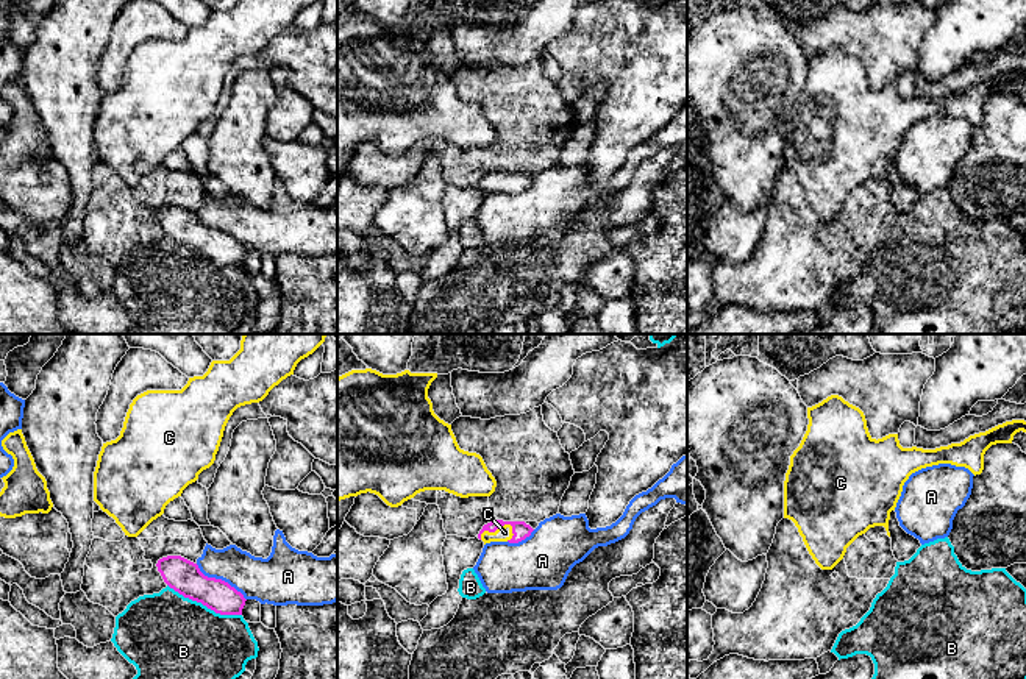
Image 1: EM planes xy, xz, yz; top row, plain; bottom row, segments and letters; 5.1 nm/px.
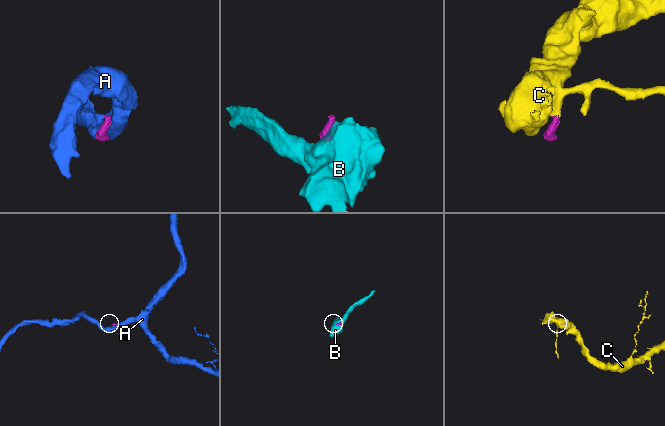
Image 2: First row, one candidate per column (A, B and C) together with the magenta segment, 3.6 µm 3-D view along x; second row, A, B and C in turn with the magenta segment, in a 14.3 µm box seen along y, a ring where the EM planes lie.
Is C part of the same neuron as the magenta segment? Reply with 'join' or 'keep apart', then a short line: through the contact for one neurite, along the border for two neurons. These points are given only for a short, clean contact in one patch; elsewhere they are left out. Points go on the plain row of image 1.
join; line xz (520, 180), (505, 175), (494, 181), (505, 183)

